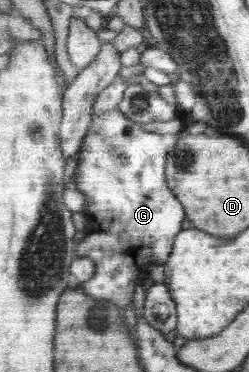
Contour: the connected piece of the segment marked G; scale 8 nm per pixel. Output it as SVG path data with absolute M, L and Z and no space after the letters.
M118 108L106 112L94 112L91 127L82 140L78 154L73 159L74 182L76 189L86 196L86 236L77 244L76 254L92 259L95 264L94 275L90 281L81 283L82 289L93 299L106 299L119 308L123 316L123 308L132 302L132 290L136 282L146 276L148 265L158 263L163 266L170 258L174 248L174 236L182 230L184 208L176 200L173 192L166 186L166 148L162 135L155 129L144 129L142 125L130 119Z

